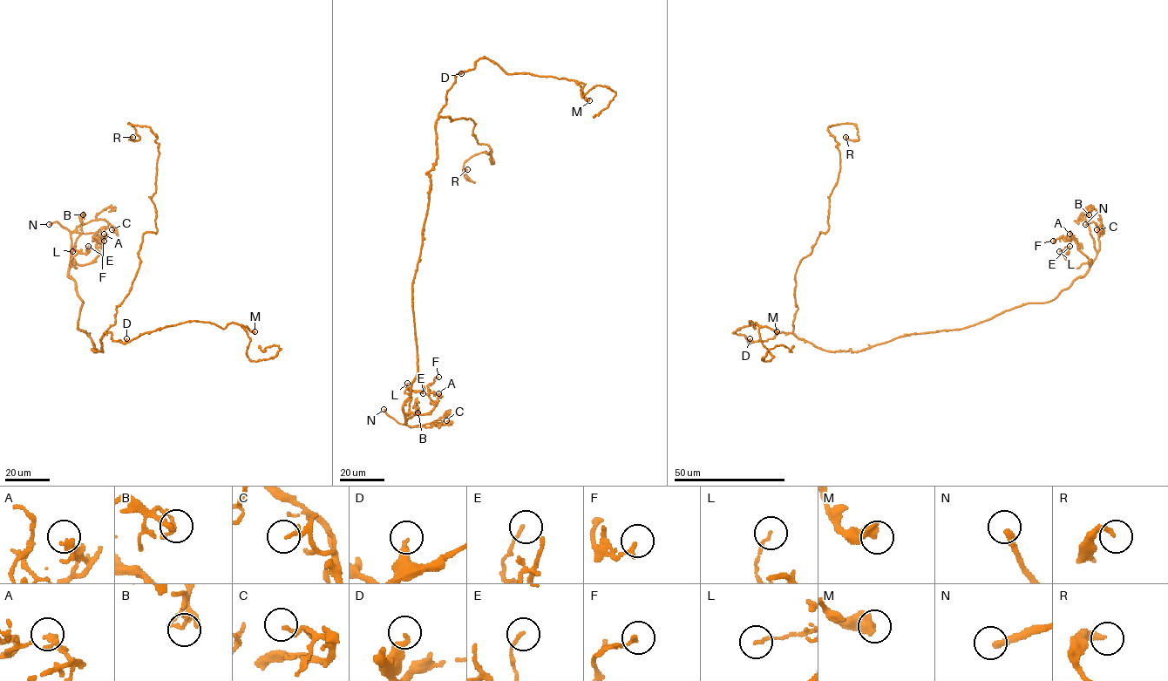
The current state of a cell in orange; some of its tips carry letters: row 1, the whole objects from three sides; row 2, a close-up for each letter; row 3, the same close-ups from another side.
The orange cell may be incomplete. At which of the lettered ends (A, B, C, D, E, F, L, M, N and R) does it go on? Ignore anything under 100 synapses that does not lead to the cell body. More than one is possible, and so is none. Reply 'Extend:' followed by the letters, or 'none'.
Extend: N

